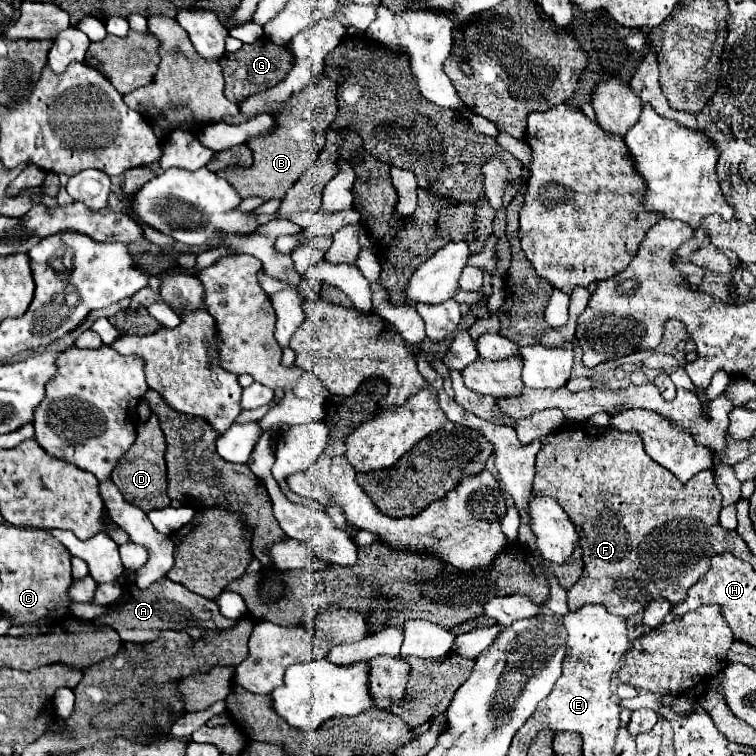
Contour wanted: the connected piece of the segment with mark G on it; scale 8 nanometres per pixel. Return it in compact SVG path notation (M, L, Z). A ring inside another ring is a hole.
M260 38L254 44L244 44L238 52L234 54L224 54L220 58L220 64L224 68L224 96L236 104L244 102L248 96L264 92L268 88L274 88L280 80L284 80L284 76L292 70L290 64L290 52L284 46L274 44L268 38Z

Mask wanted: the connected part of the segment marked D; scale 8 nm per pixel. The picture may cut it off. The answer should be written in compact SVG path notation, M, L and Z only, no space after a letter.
M150 414L146 422L138 422L136 440L128 452L124 452L122 460L118 460L112 470L112 482L118 486L122 496L136 504L140 510L150 512L154 508L170 506L170 498L166 494L166 462L164 462L164 434L158 424L158 416Z

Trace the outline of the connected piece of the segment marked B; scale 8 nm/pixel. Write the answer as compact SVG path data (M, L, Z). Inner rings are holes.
M322 74L318 80L314 80L304 92L298 92L284 110L280 112L268 112L276 116L276 132L268 132L268 136L256 136L248 140L248 148L252 150L254 164L248 168L242 166L230 166L220 170L218 174L226 178L242 198L248 196L262 196L266 200L270 198L284 198L288 188L294 186L294 182L314 166L322 146L324 146L324 134L332 126L336 118L336 80Z

